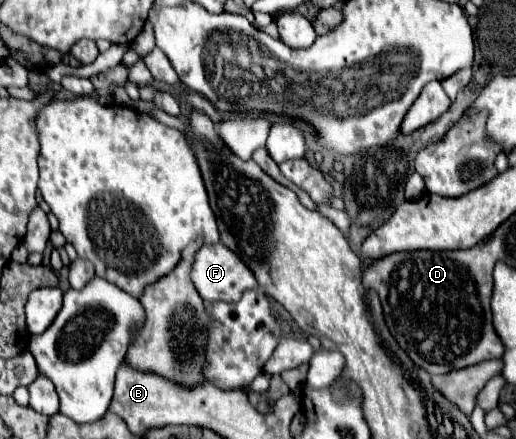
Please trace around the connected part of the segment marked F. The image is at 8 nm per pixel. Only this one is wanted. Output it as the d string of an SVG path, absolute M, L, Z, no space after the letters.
M221 242L199 248L199 252L195 254L191 280L205 302L219 302L219 300L237 302L245 290L251 290L257 286L257 278L251 272L251 268Z

